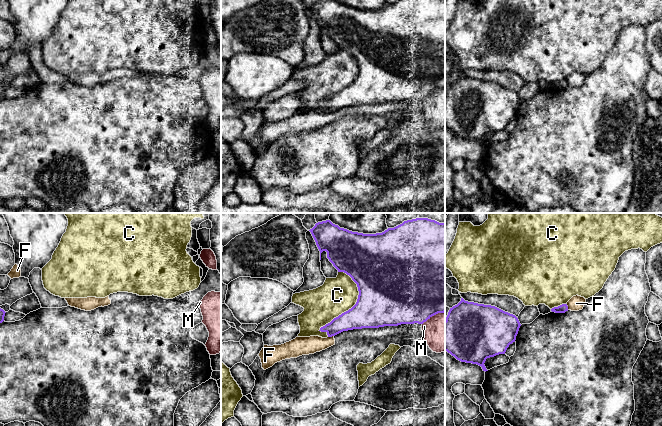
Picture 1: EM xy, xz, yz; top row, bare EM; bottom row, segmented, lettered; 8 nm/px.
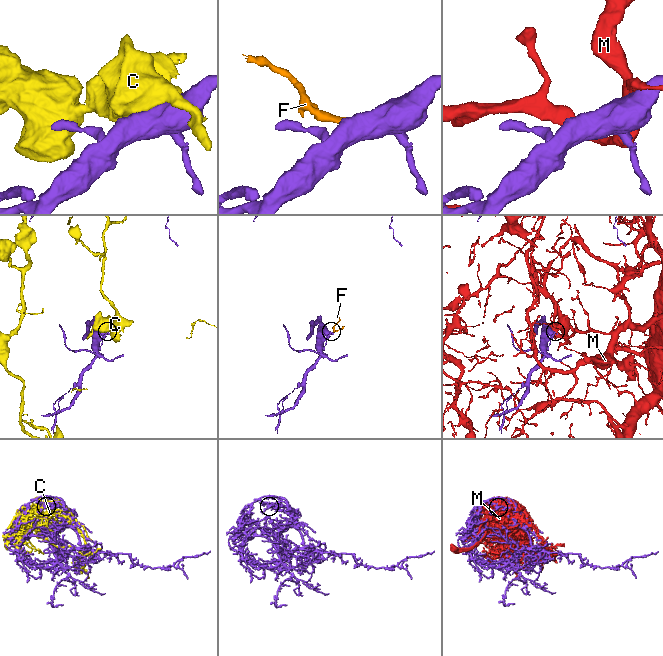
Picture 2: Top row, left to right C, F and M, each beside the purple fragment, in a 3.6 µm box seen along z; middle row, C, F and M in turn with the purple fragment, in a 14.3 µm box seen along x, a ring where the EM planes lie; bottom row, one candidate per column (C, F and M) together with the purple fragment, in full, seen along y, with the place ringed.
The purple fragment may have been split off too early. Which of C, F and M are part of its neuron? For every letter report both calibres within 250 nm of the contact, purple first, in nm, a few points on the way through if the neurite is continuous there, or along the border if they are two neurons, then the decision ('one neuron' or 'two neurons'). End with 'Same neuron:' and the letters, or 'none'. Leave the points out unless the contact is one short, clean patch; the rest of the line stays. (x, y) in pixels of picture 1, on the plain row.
C: 420 nm thick on the purple side, 280 nm on the other; two neurons
F: 180 nm thick on the purple side, 140 nm on the other; border along xz (333, 111), (328, 113); two neurons
M: 500 nm thick on the purple side, 320 nm on the other; two neurons
Same neuron: none

